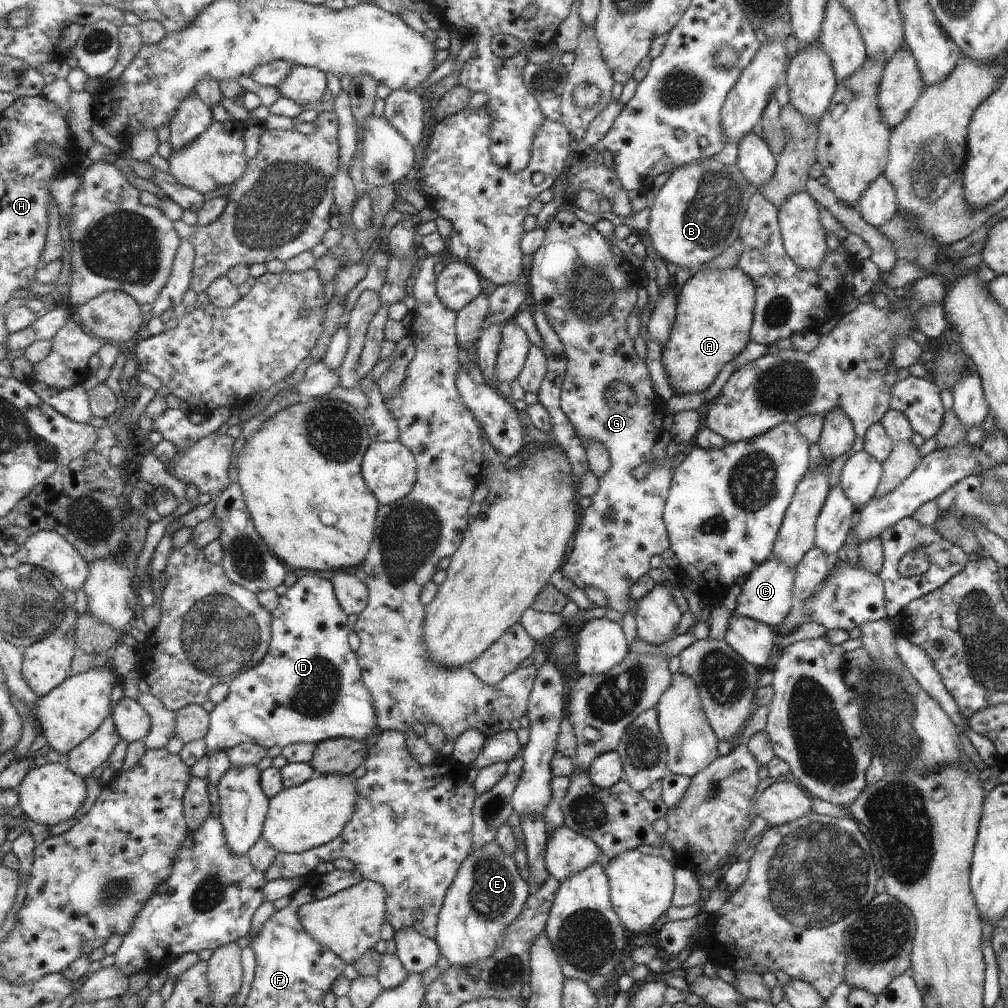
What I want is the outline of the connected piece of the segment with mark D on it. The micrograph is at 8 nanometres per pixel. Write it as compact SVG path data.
M308 572L302 577L298 577L297 581L292 587L289 587L287 592L280 597L279 606L271 613L273 638L270 642L268 654L265 658L251 670L242 672L233 682L230 684L230 693L223 702L216 704L211 712L204 710L201 705L189 705L180 711L176 712L177 724L176 724L176 736L183 744L189 744L205 739L207 750L209 754L215 751L230 751L232 748L239 746L243 743L255 743L262 747L275 748L280 746L282 749L285 747L297 744L297 743L317 743L323 742L327 739L334 738L350 738L357 739L365 742L365 738L375 730L375 727L379 727L377 724L377 713L375 700L372 692L367 688L363 679L363 669L360 665L358 654L351 648L349 648L349 628L345 625L345 622L349 622L349 615L345 612L345 609L341 606L340 600L337 598L334 584L332 579L321 578L317 572Z

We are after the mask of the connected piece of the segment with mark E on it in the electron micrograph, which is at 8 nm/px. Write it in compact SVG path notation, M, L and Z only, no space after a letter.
M496 840L475 849L461 865L440 910L436 938L440 952L457 966L488 959L502 941L506 928L523 912L531 894L530 884L523 880L515 858Z

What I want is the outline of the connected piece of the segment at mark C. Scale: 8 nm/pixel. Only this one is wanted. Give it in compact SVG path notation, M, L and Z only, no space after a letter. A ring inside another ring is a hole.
M771 556L745 576L736 598L733 615L751 617L763 624L775 628L787 616L794 604L792 598L794 568L785 566L780 560Z

